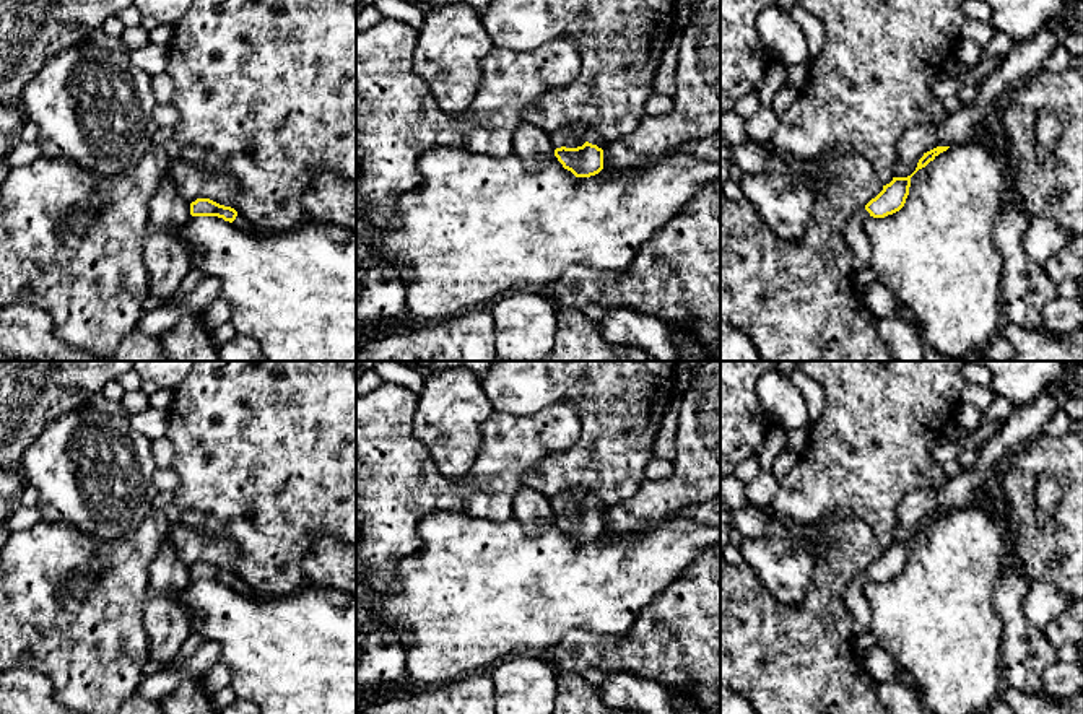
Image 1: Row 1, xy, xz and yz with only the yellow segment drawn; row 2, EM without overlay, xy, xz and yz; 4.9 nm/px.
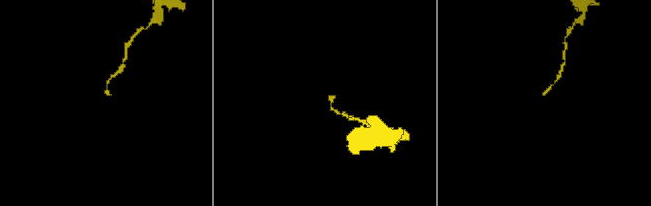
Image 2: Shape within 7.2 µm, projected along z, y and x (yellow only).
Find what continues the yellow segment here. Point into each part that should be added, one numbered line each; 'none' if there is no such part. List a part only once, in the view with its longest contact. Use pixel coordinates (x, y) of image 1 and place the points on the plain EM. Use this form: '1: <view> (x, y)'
1: xz (591, 500)

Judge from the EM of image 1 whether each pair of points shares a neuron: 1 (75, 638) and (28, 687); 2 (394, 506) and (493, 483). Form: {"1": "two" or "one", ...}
{"1": "two", "2": "one"}

